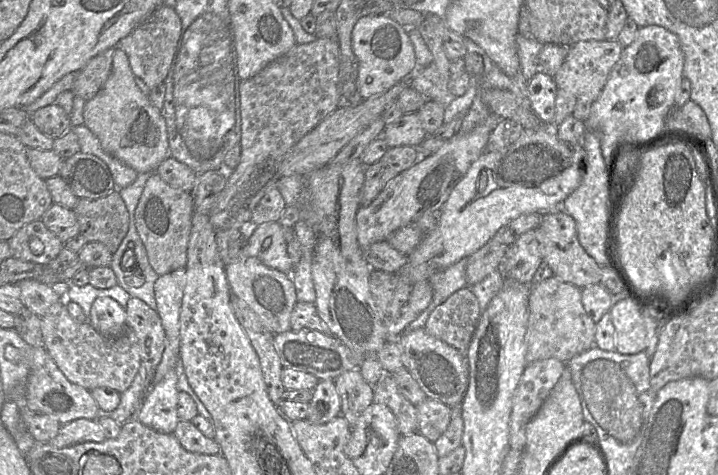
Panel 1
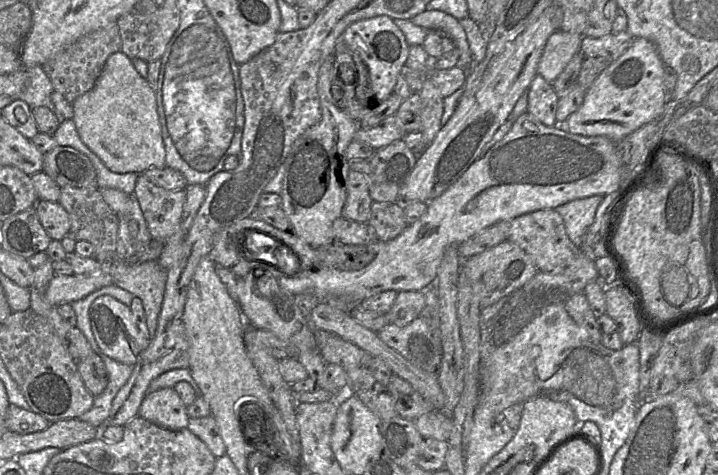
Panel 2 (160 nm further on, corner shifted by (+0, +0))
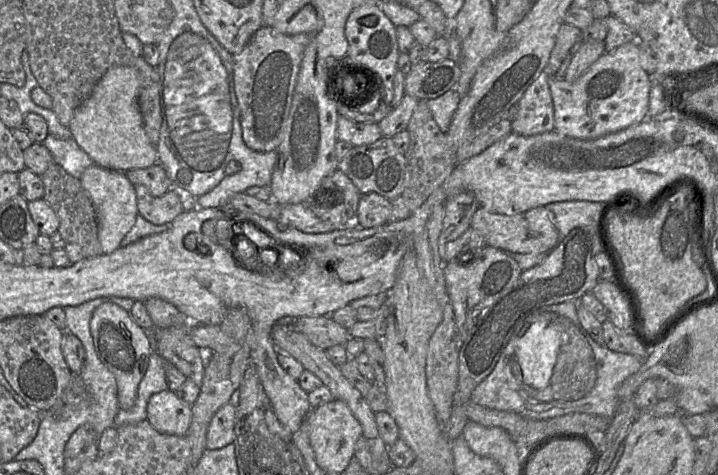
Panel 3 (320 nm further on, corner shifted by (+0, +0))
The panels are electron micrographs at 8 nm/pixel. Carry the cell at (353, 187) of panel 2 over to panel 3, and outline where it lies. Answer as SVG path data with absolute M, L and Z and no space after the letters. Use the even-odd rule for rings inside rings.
M336 169L326 176L318 189L307 199L305 204L317 217L331 225L331 230L350 230L359 227L358 204L361 193L351 179Z

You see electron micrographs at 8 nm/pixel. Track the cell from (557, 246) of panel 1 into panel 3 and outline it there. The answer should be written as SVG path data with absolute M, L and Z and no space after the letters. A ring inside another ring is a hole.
M478 206L471 219L471 227L484 237L487 245L520 254L548 254L564 238L555 228L545 206L515 215L497 214Z

